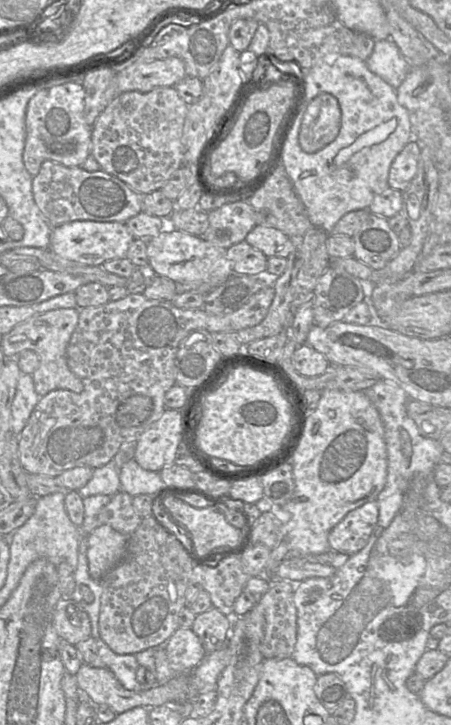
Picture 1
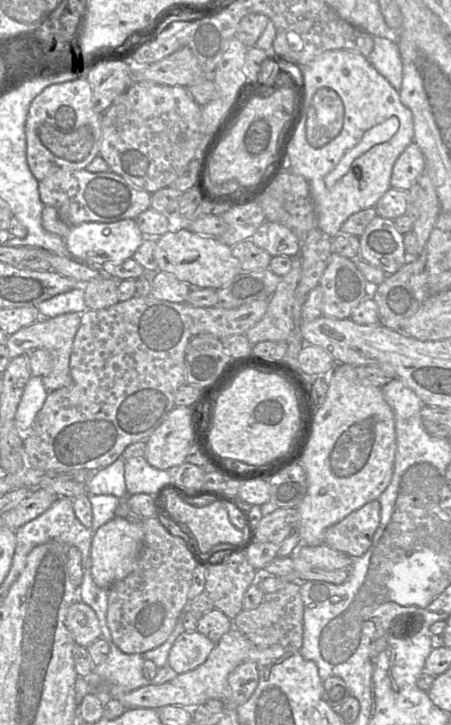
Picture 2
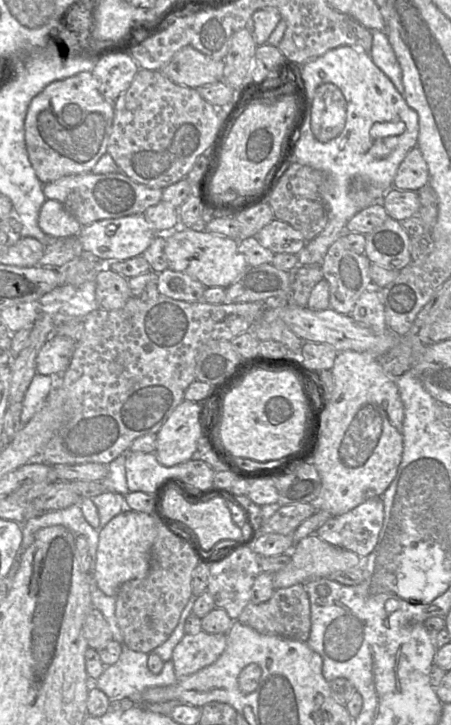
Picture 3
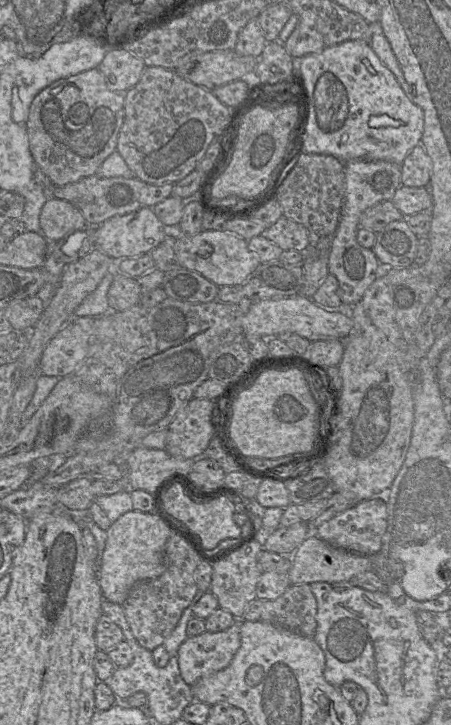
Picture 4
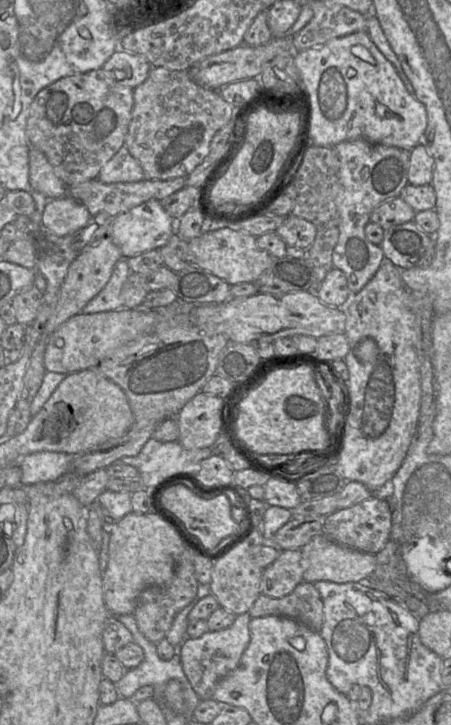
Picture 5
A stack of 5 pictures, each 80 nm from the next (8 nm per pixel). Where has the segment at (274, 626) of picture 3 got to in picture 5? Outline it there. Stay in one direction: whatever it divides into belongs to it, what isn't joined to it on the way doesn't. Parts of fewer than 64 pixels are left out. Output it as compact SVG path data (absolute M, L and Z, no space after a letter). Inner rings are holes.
M305 581L282 598L260 594L248 613L251 618L264 616L286 617L316 632L321 631L324 620L321 596L313 583Z

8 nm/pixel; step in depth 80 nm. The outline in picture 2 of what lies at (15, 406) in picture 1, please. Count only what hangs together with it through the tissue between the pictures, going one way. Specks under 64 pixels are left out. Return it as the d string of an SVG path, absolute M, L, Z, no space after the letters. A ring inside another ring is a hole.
M30 377L14 417L15 426L21 433L26 433L30 429L48 393L43 385L42 377Z

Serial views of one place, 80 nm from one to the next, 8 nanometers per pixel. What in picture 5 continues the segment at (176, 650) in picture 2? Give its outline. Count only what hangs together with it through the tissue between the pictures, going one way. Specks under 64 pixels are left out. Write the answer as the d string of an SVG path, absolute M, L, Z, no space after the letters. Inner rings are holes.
M249 613L236 615L232 625L218 631L207 631L199 638L186 637L180 644L183 671L200 700L212 699L218 682L234 670L250 642Z

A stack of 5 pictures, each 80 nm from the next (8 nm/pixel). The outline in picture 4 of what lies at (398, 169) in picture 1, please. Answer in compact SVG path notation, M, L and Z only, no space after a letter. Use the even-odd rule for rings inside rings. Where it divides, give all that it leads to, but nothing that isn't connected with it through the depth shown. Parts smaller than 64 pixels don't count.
M421 144L415 146L401 164L401 183L409 187L428 187L432 160Z

